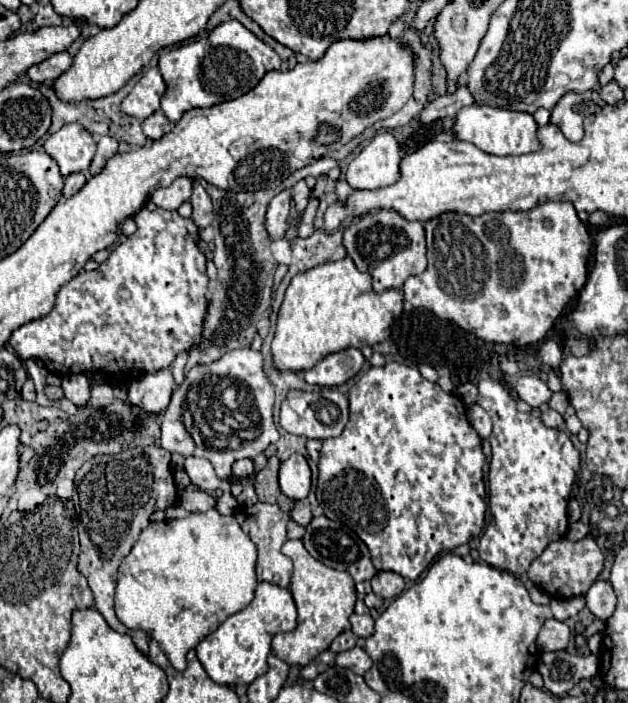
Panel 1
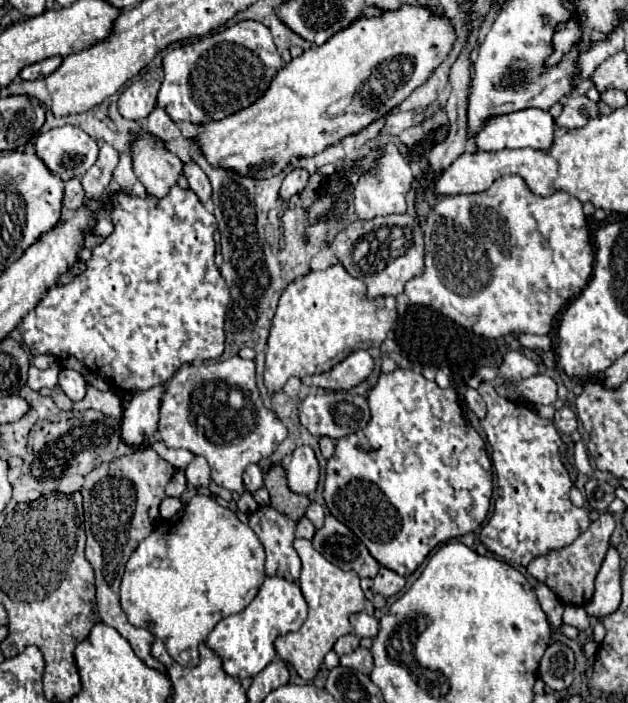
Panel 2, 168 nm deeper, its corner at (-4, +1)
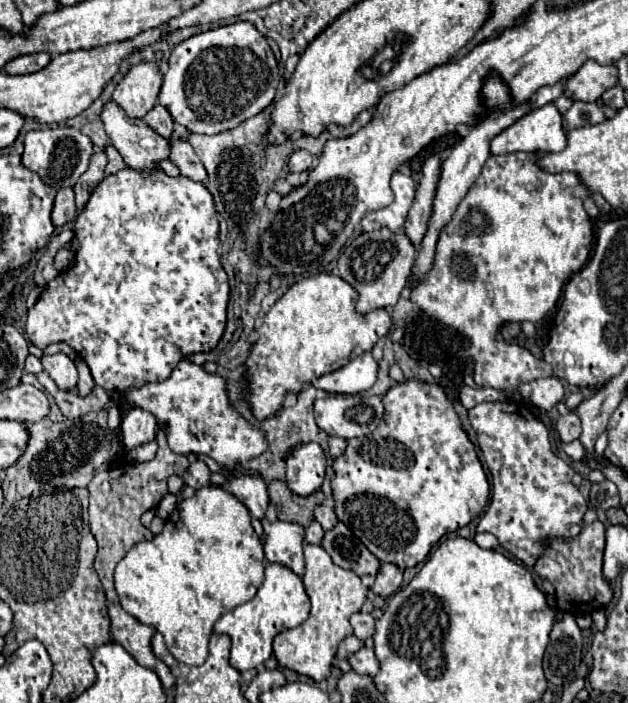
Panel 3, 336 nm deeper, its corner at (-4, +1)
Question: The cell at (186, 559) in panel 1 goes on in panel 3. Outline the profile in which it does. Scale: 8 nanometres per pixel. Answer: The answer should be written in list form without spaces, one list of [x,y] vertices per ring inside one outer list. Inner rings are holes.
[[[204,486],[204,488],[200,488],[200,490],[196,492],[194,498],[186,498],[186,500],[182,500],[182,502],[174,508],[174,512],[166,518],[164,530],[162,530],[158,536],[154,536],[154,540],[136,544],[136,546],[118,562],[118,566],[116,566],[116,570],[114,570],[114,584],[116,584],[116,592],[118,592],[118,598],[120,598],[122,608],[124,608],[128,614],[136,616],[140,622],[154,626],[154,628],[164,636],[170,654],[172,654],[178,662],[184,662],[184,664],[188,664],[188,666],[200,666],[200,664],[204,664],[204,660],[206,660],[206,656],[208,656],[208,640],[210,640],[210,634],[212,634],[212,630],[214,630],[216,620],[218,620],[224,612],[228,612],[228,610],[232,610],[232,608],[236,608],[236,606],[240,606],[240,604],[244,604],[244,602],[248,602],[248,600],[252,600],[252,598],[256,596],[256,592],[258,592],[258,588],[260,588],[260,584],[262,584],[262,580],[264,580],[264,560],[266,560],[266,558],[264,558],[262,542],[260,542],[258,534],[256,534],[254,528],[252,528],[252,516],[250,516],[250,512],[248,512],[248,508],[246,508],[232,492],[228,492],[228,490],[224,490],[224,488],[220,488],[220,486]]]

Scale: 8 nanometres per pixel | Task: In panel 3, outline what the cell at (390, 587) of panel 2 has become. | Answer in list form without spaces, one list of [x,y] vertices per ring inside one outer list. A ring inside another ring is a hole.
[[[382,564],[372,586],[372,592],[382,598],[390,598],[402,584],[402,570],[394,564]]]

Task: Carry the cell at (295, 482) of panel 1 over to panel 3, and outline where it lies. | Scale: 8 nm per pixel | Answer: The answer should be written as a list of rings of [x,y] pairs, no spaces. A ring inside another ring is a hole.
[[[316,442],[294,448],[286,458],[286,484],[298,496],[310,496],[320,490],[326,472],[326,456]]]

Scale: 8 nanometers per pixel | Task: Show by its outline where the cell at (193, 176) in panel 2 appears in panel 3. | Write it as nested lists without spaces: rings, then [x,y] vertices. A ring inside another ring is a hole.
[[[176,128],[172,132],[172,142],[170,142],[170,160],[180,168],[182,176],[188,176],[196,182],[202,182],[206,178],[206,168],[196,156],[194,148],[182,140],[182,132]]]

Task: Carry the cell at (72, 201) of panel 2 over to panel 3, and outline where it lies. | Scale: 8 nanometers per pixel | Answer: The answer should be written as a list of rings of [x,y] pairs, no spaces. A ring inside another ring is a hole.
[[[60,188],[54,200],[52,208],[52,224],[56,228],[62,228],[64,224],[74,222],[76,218],[76,204],[74,204],[74,190],[72,188]]]

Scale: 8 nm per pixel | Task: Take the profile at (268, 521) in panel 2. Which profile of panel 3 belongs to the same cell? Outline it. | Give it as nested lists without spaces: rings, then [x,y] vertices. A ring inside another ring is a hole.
[[[262,520],[264,528],[264,554],[270,562],[288,566],[294,574],[304,574],[304,528],[292,522],[268,522]]]

